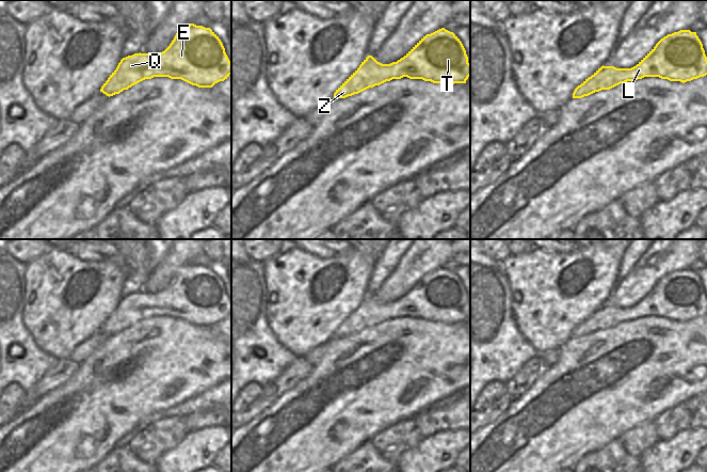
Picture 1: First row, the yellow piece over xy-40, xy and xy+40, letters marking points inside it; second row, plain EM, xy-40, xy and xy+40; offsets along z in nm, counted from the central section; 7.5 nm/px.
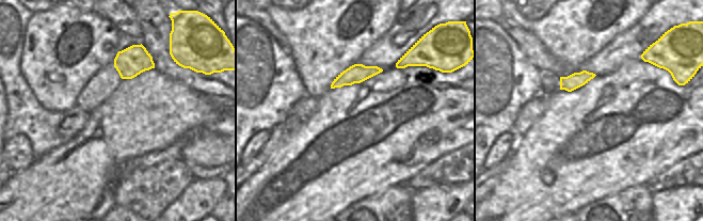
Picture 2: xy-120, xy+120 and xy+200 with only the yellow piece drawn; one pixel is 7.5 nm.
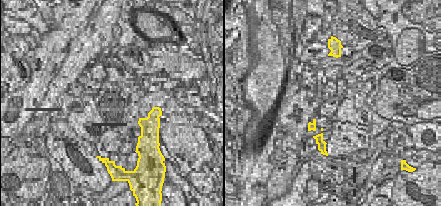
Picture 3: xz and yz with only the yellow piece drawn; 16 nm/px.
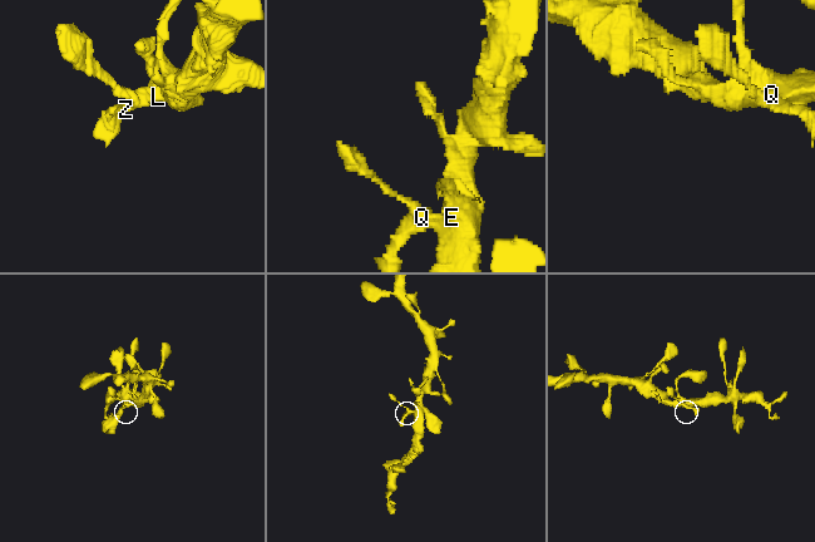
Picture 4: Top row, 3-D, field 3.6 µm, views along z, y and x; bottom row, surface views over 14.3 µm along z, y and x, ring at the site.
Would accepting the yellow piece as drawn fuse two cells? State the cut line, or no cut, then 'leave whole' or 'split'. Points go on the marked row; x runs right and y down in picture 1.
no cut; leave whole

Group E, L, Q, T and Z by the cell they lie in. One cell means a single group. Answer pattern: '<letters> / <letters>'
E L Q T Z

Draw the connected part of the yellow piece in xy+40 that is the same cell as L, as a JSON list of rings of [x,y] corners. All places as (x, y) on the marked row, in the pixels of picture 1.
[[[680,30],[661,38],[631,68],[602,65],[575,89],[573,98],[582,98],[644,77],[659,77],[685,83],[706,75],[707,57],[696,32]]]

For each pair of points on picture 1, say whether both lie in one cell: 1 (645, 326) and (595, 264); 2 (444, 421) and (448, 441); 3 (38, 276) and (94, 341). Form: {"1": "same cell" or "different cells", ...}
{"1": "different cells", "2": "different cells", "3": "different cells"}

